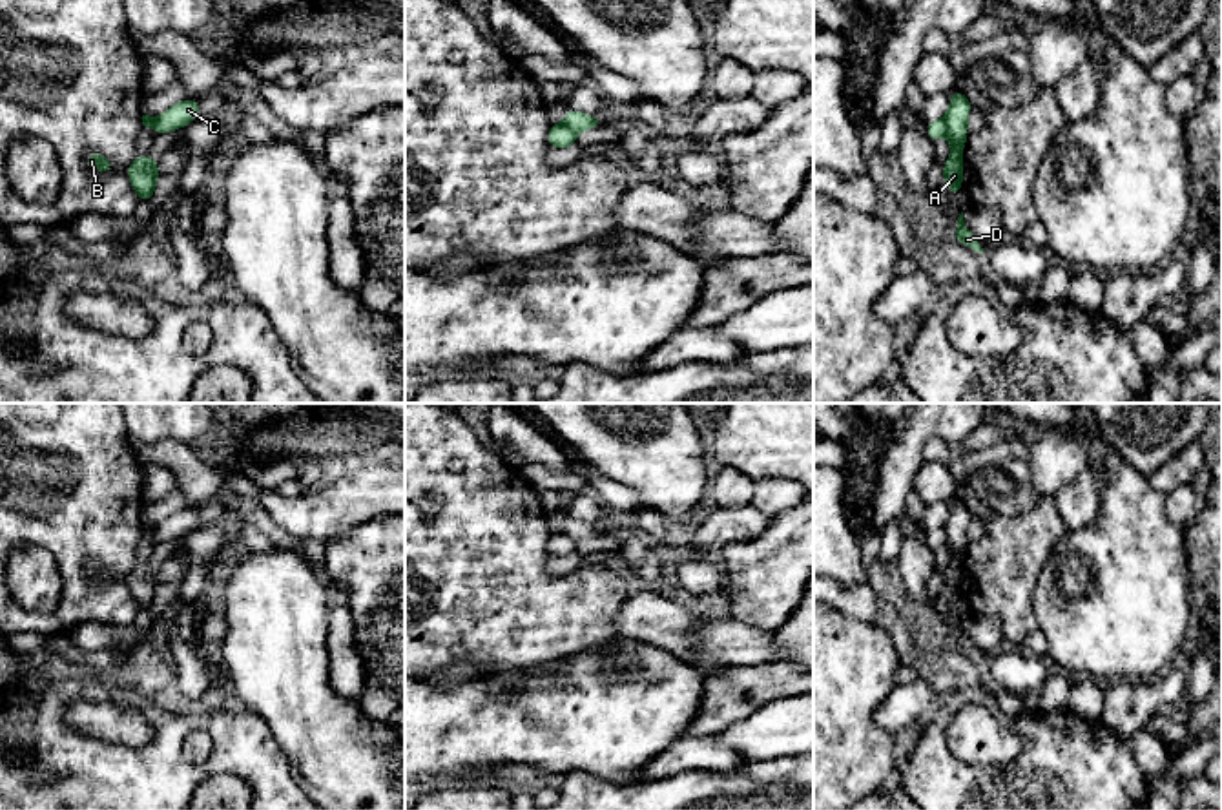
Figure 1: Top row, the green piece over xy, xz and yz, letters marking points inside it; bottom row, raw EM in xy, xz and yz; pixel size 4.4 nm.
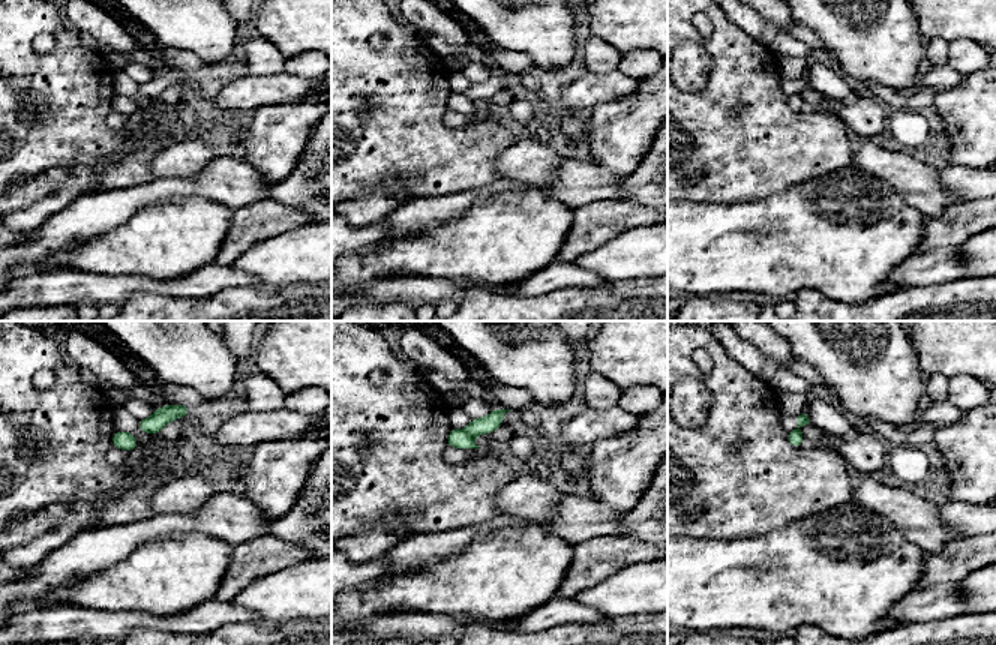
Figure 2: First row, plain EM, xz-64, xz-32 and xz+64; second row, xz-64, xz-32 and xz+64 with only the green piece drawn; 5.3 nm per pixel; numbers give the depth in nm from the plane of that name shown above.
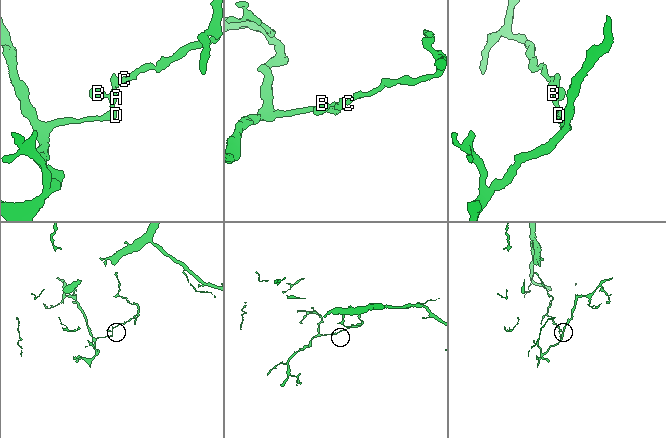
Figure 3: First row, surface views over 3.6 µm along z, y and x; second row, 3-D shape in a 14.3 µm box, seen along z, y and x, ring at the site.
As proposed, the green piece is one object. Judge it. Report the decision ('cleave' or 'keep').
cleave

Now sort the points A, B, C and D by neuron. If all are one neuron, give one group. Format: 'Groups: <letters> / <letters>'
Groups: A B D / C

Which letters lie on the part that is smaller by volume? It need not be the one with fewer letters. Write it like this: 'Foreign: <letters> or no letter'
Foreign: A, B, D

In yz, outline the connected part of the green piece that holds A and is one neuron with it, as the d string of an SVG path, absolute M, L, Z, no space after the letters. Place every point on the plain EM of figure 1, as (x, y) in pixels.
M961 500L950 502L950 514L945 524L947 545L950 549L950 566L947 567L941 586L948 591L948 604L963 598L963 564L959 562L967 553L967 529L972 511Z

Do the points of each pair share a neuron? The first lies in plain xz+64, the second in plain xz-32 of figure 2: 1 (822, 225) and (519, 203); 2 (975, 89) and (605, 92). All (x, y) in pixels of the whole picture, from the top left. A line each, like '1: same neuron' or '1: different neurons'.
1: same neuron
2: different neurons

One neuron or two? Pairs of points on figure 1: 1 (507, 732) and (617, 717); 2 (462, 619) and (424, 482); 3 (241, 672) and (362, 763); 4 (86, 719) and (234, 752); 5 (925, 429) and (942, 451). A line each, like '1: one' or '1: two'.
1: one
2: one
3: one
4: two
5: two

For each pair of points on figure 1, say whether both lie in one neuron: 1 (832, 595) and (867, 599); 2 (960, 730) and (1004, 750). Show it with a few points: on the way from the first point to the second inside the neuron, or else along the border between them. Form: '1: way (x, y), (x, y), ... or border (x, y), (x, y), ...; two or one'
1: way (841, 597), (858, 599); one
2: way (971, 734), (993, 743); one

